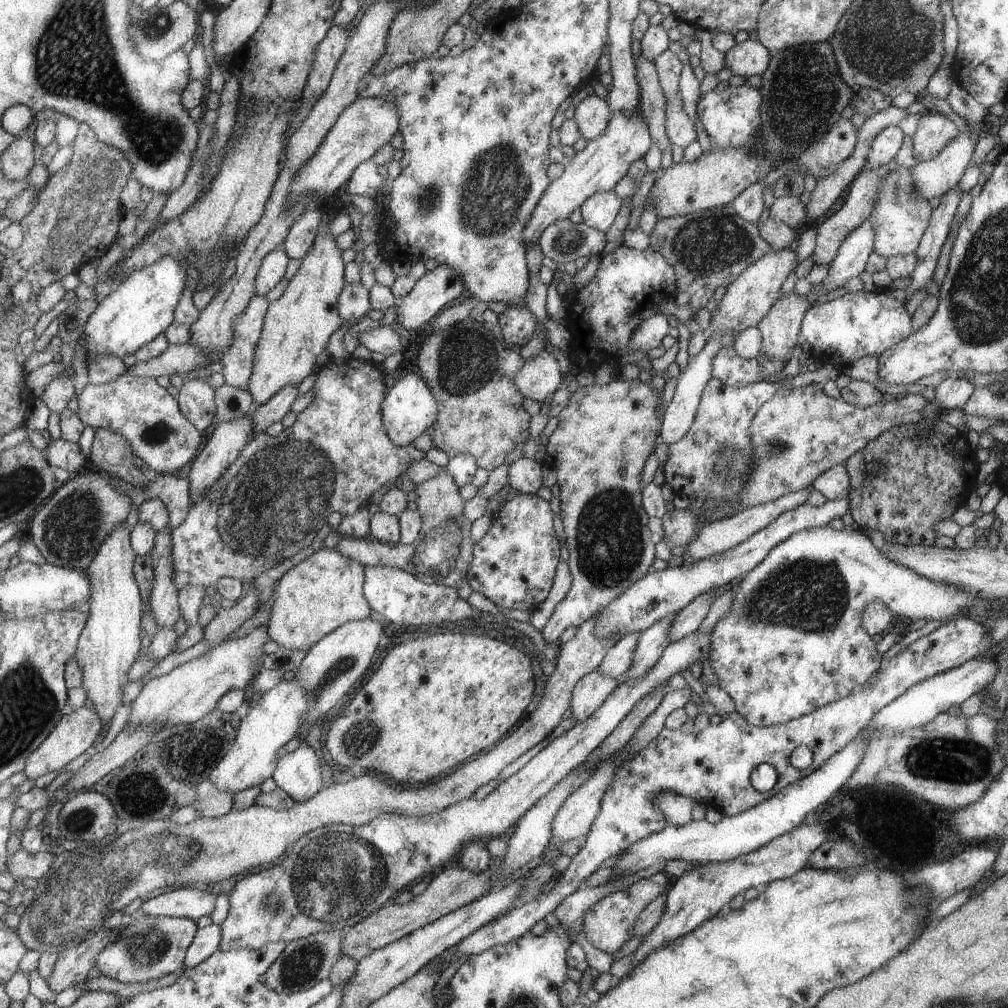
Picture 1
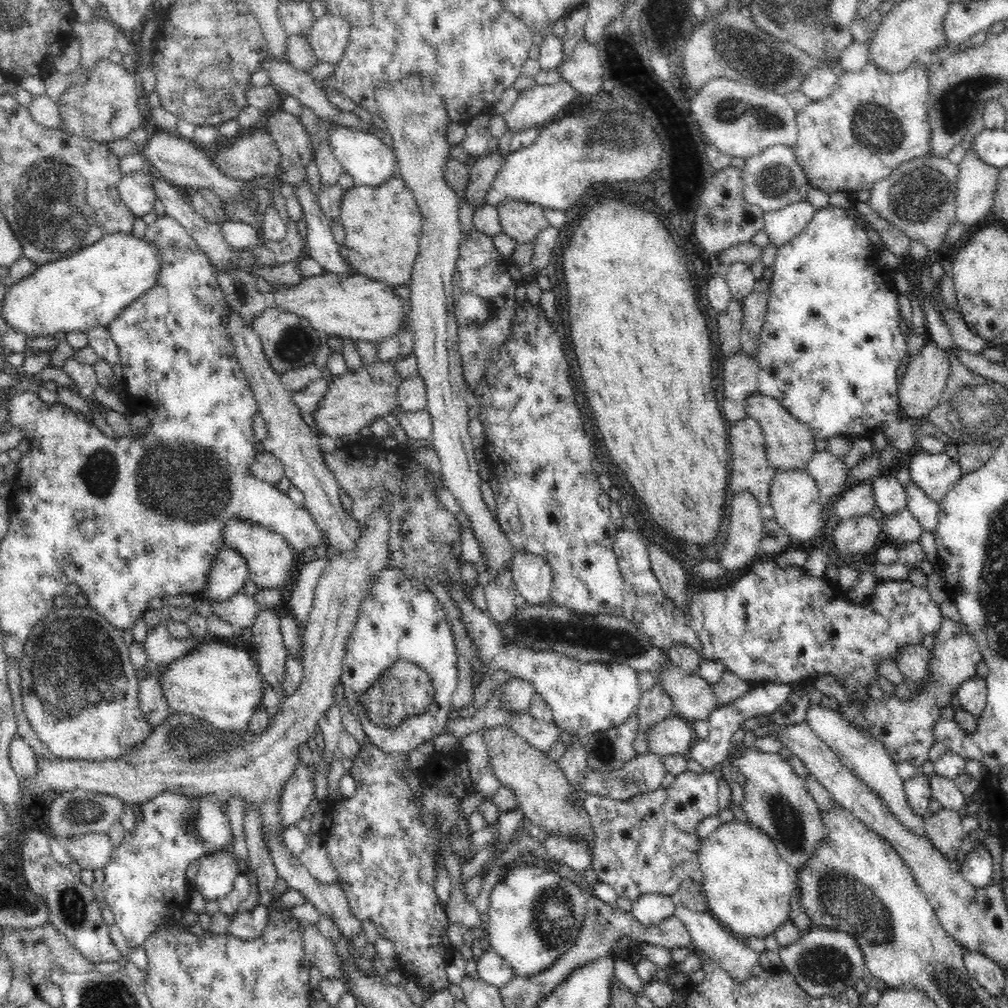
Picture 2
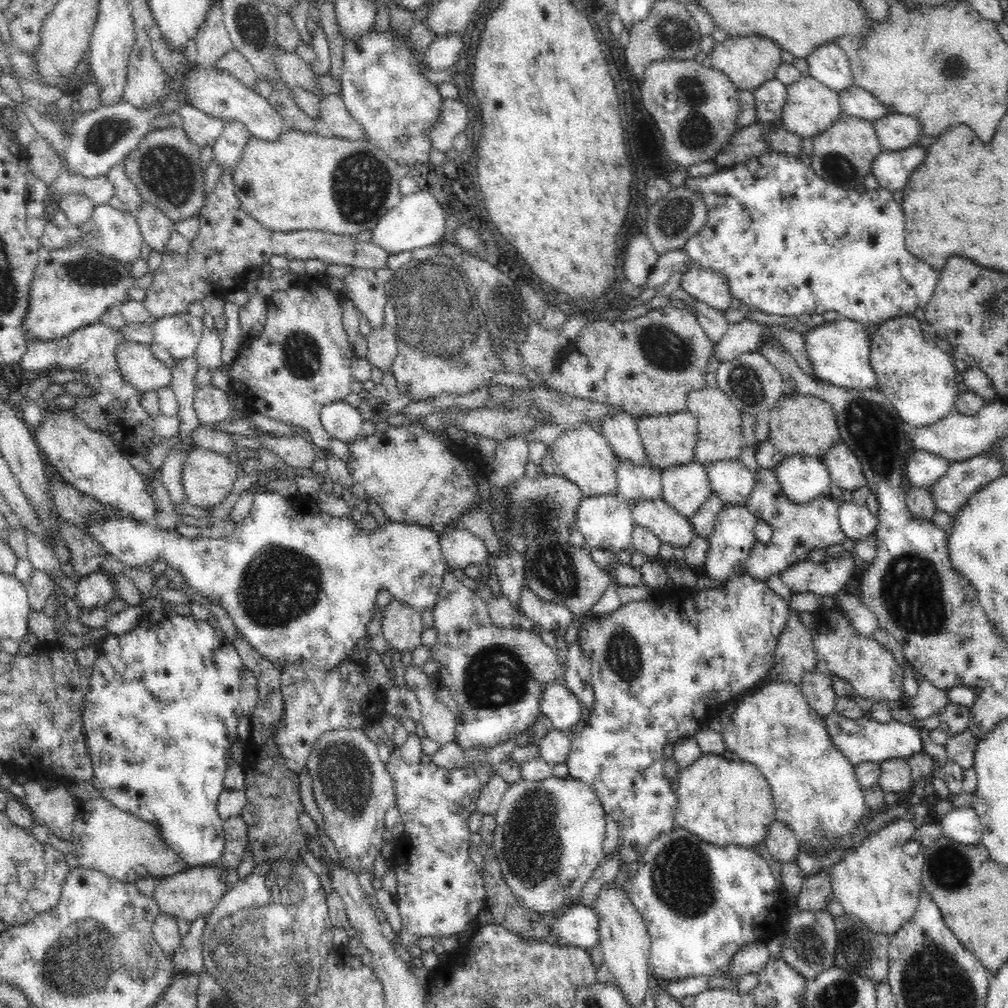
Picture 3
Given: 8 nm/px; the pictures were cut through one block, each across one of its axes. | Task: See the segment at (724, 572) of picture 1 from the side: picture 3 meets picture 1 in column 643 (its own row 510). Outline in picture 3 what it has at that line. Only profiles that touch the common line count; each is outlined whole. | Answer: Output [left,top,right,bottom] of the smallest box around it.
[578,494,635,554]

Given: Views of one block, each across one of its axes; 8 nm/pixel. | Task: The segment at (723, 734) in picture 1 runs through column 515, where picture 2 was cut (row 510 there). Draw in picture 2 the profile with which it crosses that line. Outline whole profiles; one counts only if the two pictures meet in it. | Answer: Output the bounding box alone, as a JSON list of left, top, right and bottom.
[905,483,940,533]

